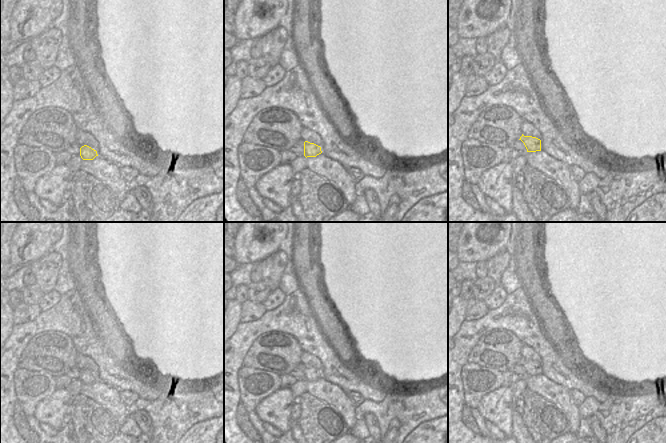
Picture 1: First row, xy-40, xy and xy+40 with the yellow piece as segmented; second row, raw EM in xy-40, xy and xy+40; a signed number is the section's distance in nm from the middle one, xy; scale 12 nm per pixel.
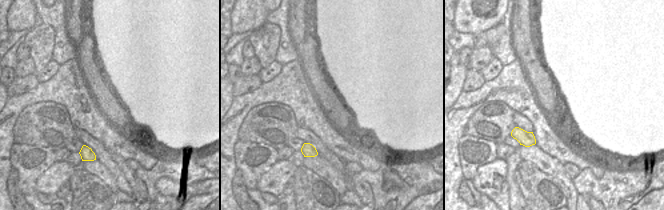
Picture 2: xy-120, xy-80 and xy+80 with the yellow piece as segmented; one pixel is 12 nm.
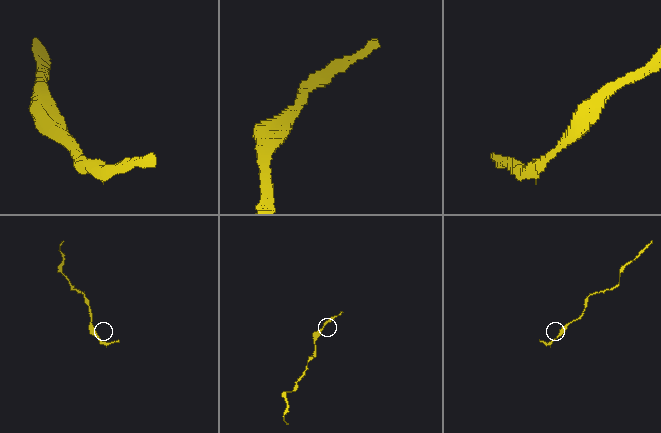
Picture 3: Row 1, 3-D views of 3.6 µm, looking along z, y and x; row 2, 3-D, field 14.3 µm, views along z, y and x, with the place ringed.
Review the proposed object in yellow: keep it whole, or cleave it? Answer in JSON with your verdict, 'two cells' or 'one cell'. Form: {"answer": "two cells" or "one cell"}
{"answer": "one cell"}

